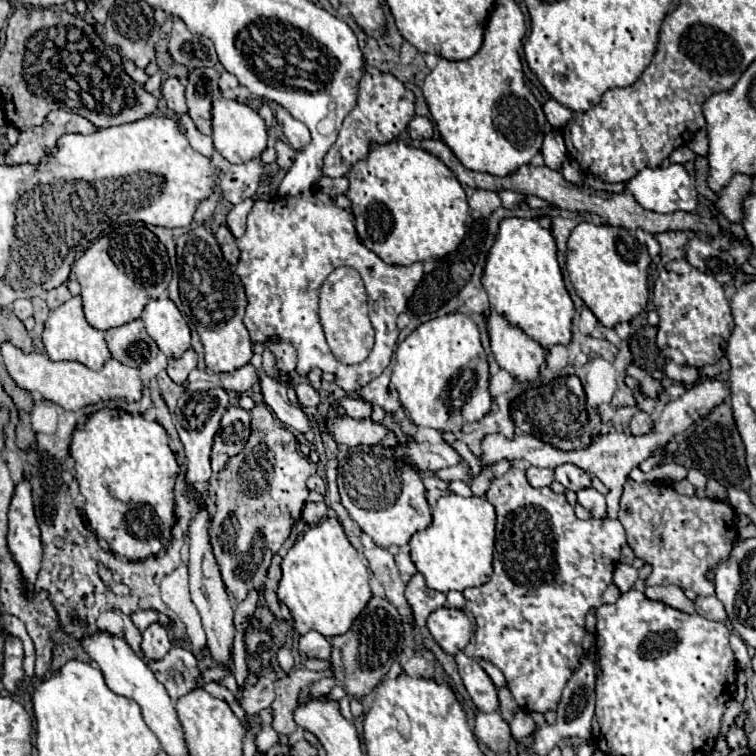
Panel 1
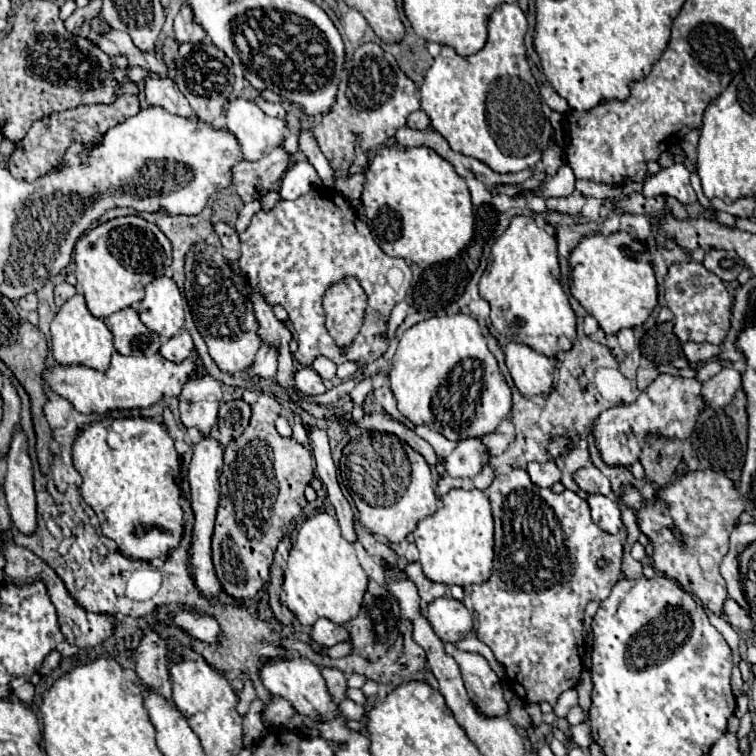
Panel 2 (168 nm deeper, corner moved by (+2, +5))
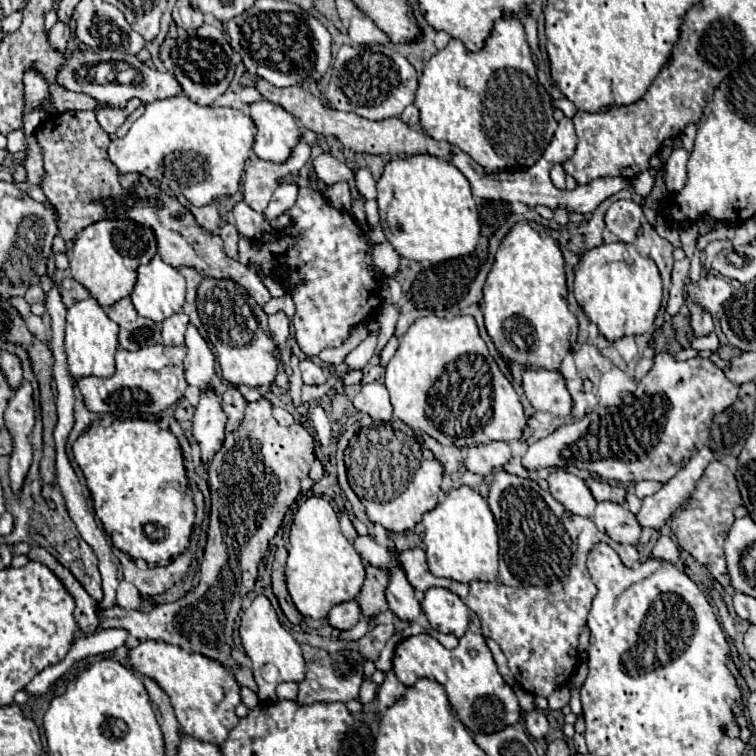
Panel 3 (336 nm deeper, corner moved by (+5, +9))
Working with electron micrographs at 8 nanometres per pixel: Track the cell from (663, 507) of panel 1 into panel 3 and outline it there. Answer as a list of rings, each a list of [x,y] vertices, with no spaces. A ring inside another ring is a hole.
[[[713,461],[713,463],[709,463],[701,481],[697,483],[697,489],[691,495],[689,503],[673,515],[673,533],[677,537],[679,547],[689,551],[713,575],[713,579],[721,587],[731,587],[727,563],[725,563],[725,555],[723,555],[723,543],[725,543],[725,535],[729,533],[729,527],[735,521],[733,511],[739,505],[741,505],[741,495],[737,489],[735,475],[731,473],[731,469],[727,465]]]

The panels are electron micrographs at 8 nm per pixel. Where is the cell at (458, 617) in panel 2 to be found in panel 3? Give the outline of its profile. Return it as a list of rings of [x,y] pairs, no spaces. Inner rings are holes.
[[[433,587],[425,593],[421,607],[435,631],[451,633],[457,639],[465,635],[469,627],[469,607],[459,595],[443,587]]]

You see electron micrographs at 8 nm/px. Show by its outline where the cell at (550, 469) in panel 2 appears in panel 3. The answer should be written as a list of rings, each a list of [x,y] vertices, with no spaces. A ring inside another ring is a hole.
[[[557,469],[549,475],[549,493],[573,515],[581,517],[593,517],[597,501],[593,499],[593,493],[585,485],[583,479],[567,473],[565,469]]]

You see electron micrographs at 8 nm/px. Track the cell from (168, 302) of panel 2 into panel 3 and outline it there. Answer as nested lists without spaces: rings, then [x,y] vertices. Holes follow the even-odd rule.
[[[155,255],[147,265],[137,267],[137,283],[131,301],[141,317],[161,323],[181,311],[185,301],[183,275]]]

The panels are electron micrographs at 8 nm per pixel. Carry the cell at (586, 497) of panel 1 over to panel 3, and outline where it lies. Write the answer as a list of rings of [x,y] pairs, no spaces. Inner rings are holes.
[[[611,501],[597,503],[593,521],[599,531],[607,533],[613,541],[623,545],[637,545],[641,537],[641,525],[637,517],[625,507]]]

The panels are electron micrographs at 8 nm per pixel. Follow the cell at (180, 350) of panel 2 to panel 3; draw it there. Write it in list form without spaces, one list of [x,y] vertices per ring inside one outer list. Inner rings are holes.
[[[179,311],[177,315],[171,315],[169,319],[165,319],[161,323],[165,345],[183,345],[183,333],[187,329],[187,323],[189,323],[189,317],[183,311]]]

